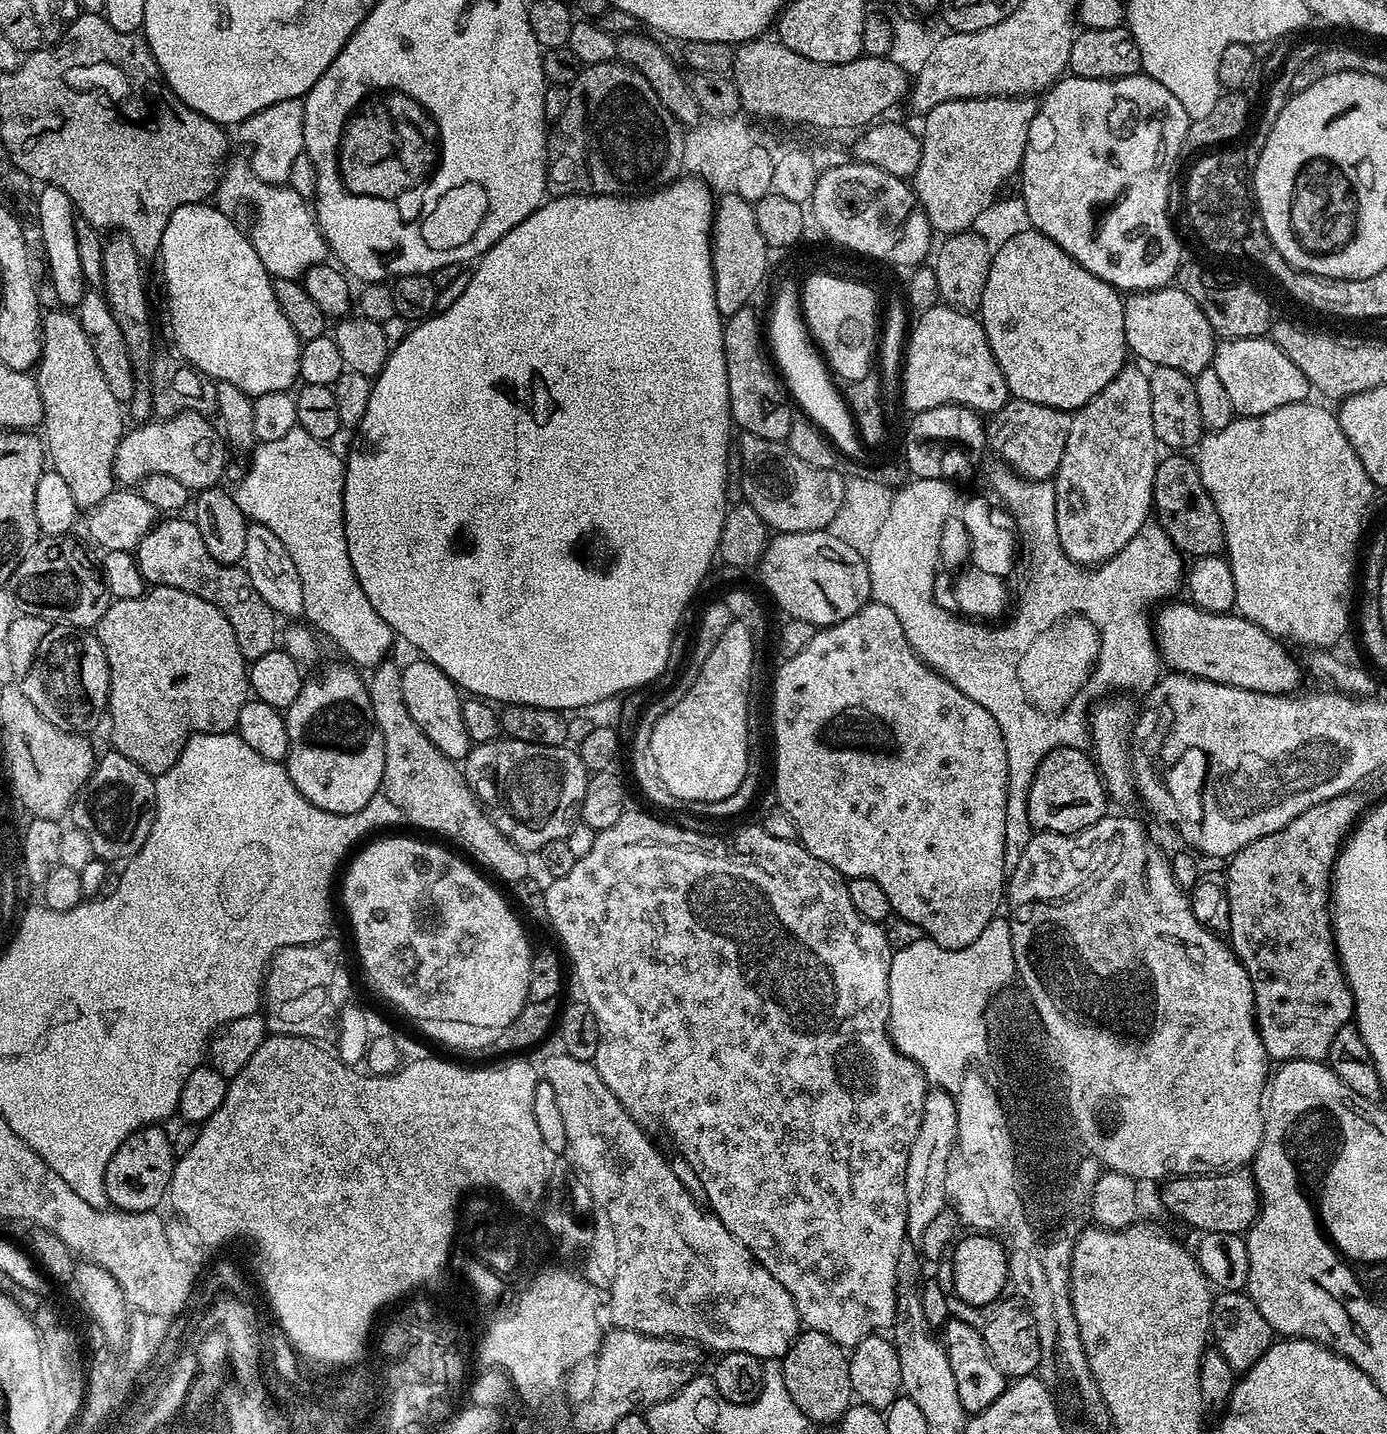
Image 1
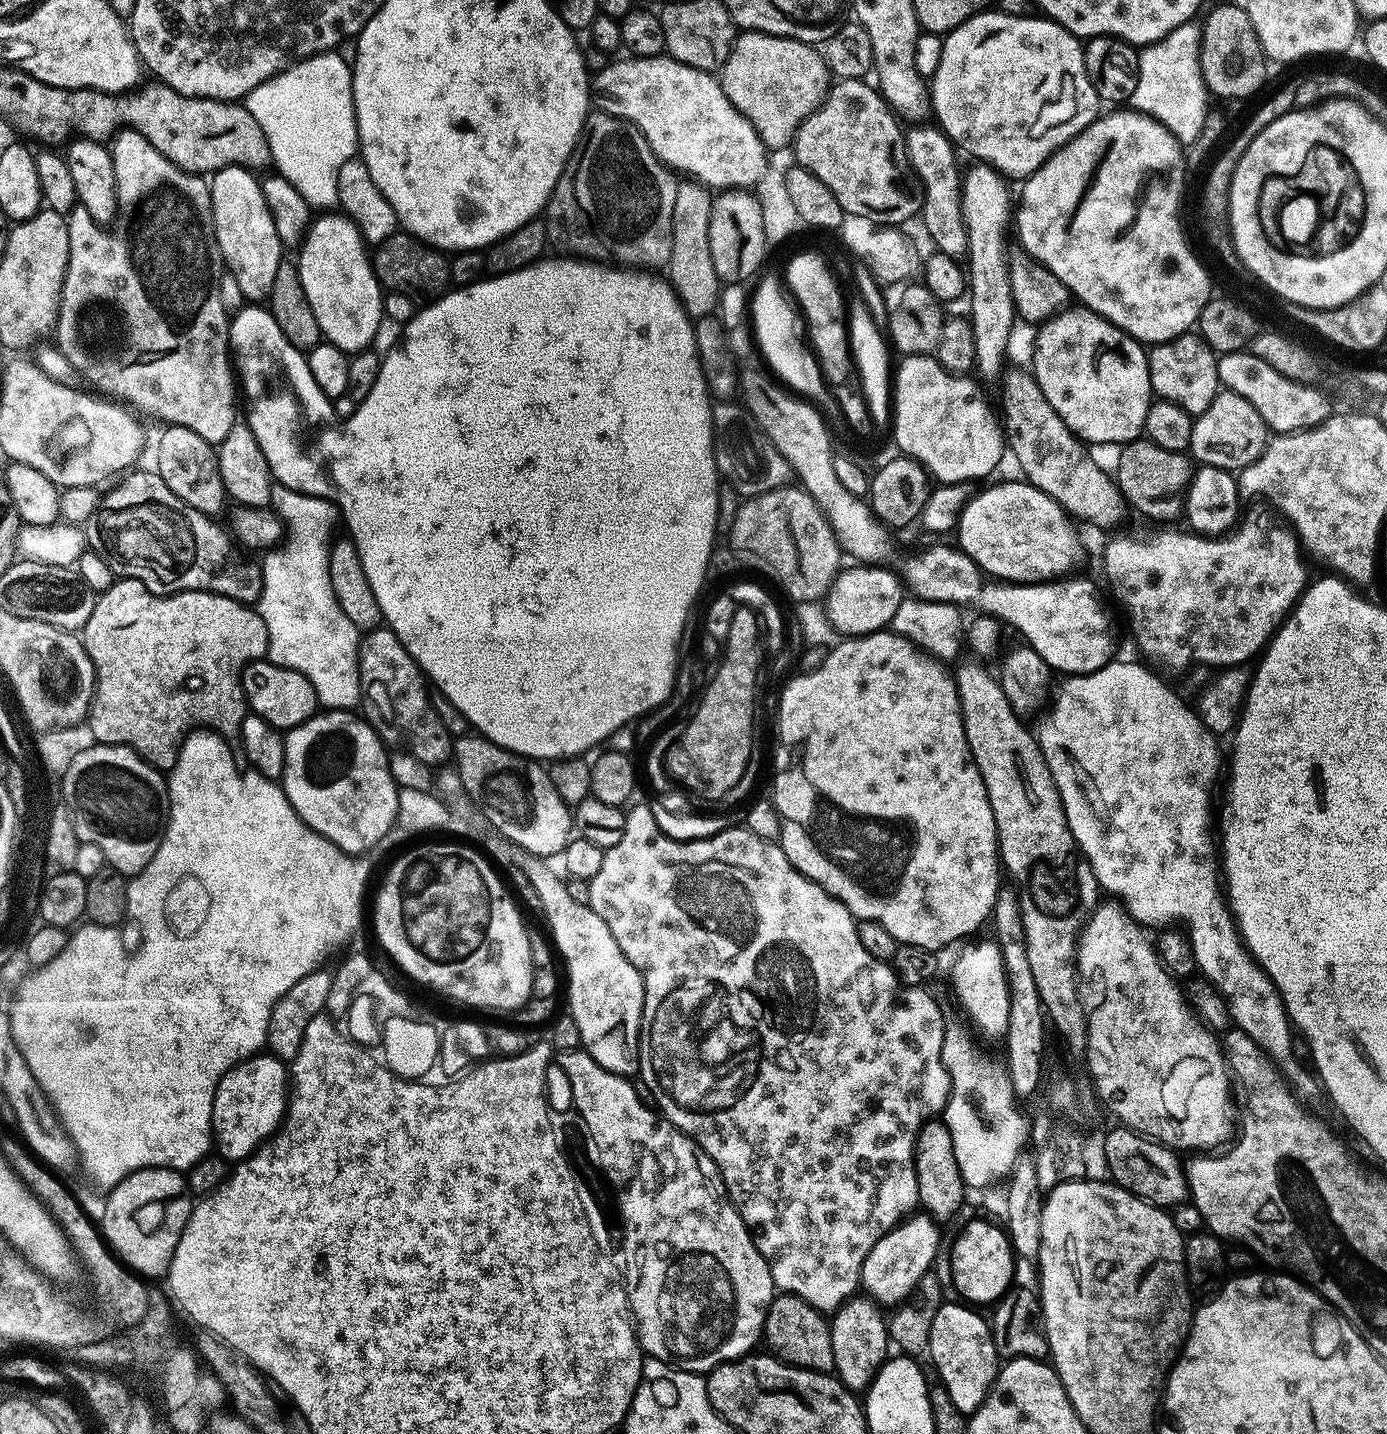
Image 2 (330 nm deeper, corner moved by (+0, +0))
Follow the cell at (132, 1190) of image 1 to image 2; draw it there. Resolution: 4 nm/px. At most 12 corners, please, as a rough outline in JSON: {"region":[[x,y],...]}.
{"region":[[173,1168],[107,1193],[99,1227],[141,1277],[163,1277],[194,1200]]}

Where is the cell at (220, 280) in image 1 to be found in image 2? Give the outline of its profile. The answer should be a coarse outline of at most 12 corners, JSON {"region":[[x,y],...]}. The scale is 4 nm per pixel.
{"region":[[211,173],[216,241],[240,292],[263,301],[286,248],[257,173]]}

